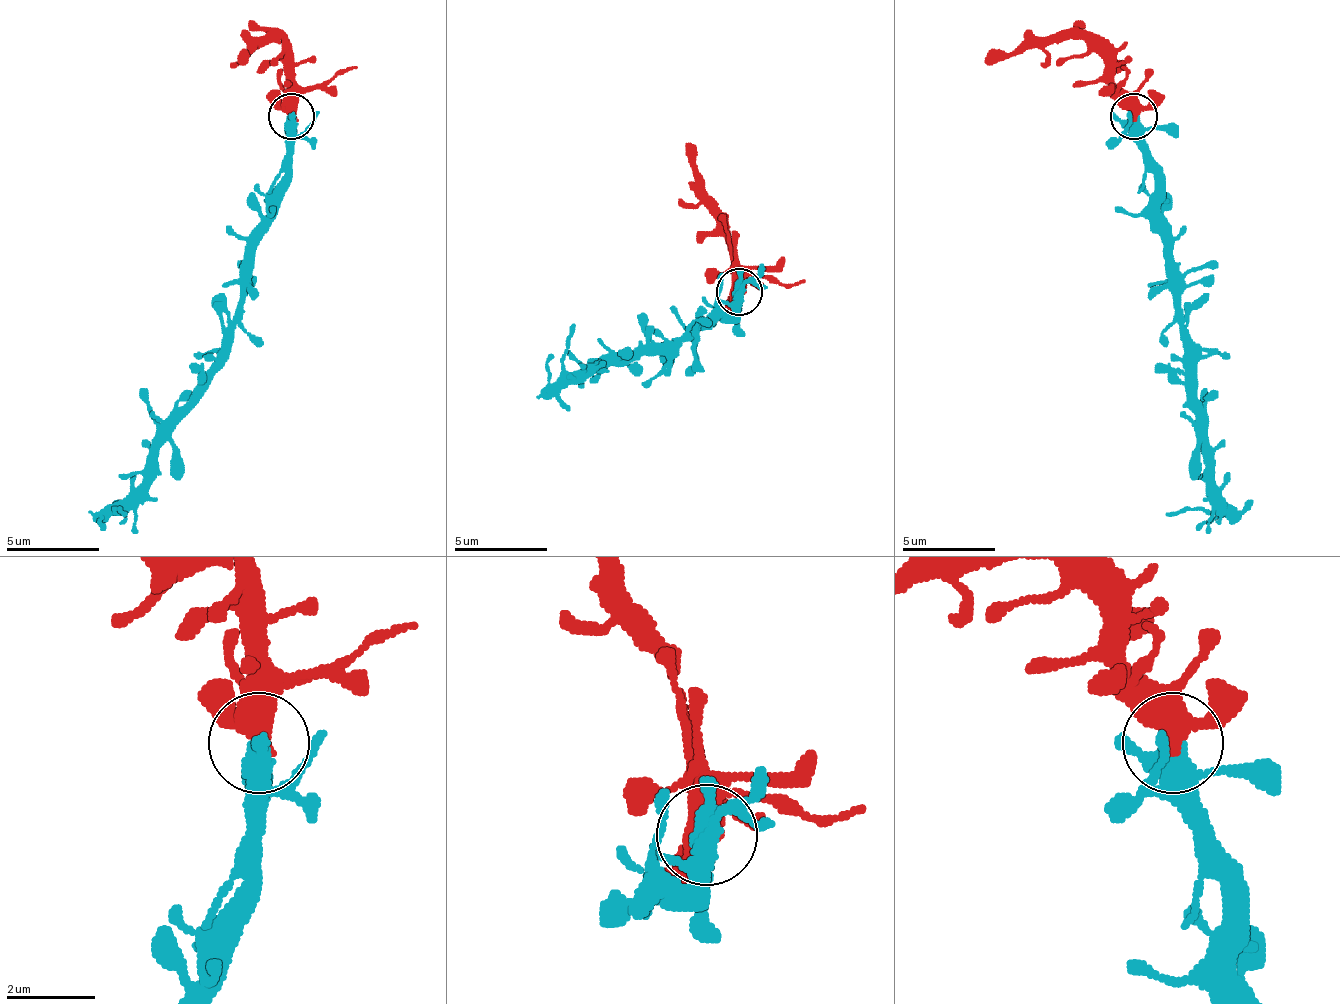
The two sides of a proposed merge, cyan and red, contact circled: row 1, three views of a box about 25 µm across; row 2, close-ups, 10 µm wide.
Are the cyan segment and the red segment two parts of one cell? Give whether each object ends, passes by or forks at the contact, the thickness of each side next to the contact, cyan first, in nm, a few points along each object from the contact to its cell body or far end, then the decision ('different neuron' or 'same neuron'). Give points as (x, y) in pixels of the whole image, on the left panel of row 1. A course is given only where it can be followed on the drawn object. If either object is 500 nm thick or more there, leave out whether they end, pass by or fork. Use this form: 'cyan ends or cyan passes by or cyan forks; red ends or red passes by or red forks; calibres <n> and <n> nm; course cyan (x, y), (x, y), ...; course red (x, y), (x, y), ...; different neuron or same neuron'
cyan forks; red passes by; calibres 340 and 440 nm; course cyan (290, 115), (285, 171), (267, 194), (267, 226), (253, 240), (229, 352), (150, 478), (113, 510), (127, 515); course red (290, 115), (290, 68), (281, 40), (262, 40), (239, 64); same neuron

